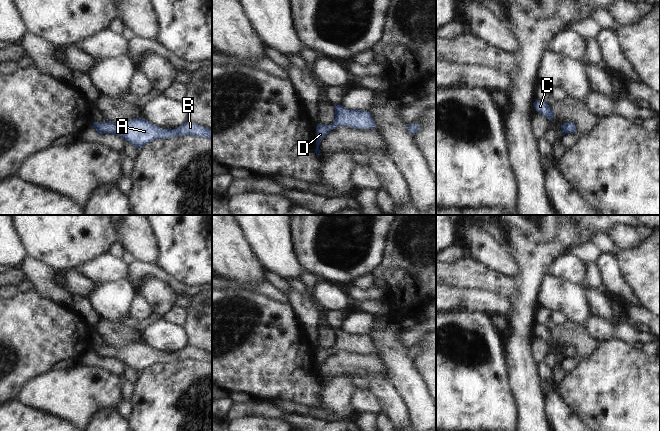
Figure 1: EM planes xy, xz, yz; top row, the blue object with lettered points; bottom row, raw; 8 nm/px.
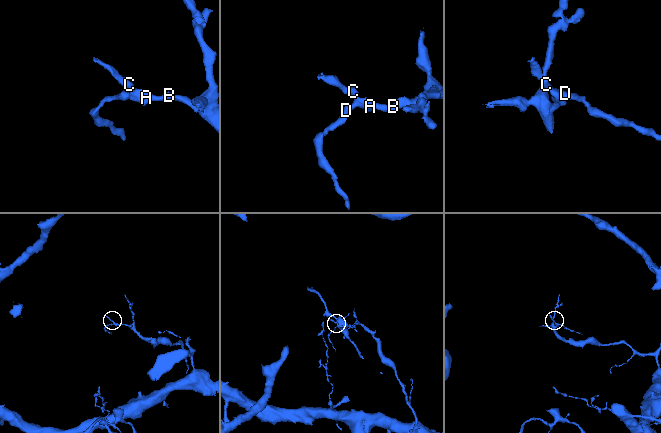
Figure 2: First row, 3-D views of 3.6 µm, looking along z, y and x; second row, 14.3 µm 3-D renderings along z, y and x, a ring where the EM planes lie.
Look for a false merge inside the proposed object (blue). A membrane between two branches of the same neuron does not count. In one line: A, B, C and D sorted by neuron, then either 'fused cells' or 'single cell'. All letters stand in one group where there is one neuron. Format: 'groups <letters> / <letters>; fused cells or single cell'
groups A B C D; single cell

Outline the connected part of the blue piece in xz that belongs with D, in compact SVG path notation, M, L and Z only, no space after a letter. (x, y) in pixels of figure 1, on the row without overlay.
M341 328L335 330L335 343L332 348L320 349L316 352L316 379L321 378L319 366L337 350L347 350L355 353L374 353L376 347L372 338L364 334L348 334Z

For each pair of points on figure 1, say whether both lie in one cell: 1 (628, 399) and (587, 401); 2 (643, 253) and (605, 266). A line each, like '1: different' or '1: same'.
1: same
2: different

